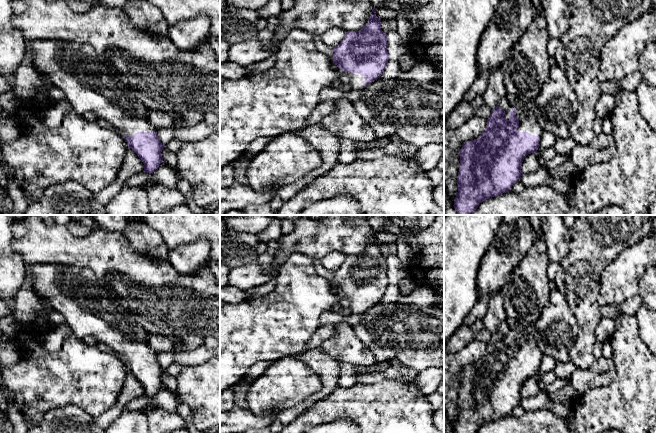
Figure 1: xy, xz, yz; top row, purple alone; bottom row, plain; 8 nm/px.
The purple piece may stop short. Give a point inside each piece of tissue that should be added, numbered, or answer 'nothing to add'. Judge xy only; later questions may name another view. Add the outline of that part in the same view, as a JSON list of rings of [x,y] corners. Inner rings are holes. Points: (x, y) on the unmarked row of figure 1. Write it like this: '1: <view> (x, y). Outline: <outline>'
1: xy (75, 292). Outline: [[[28,264],[26,273],[33,279],[39,298],[45,298],[79,338],[91,335],[124,359],[157,356],[146,337],[134,340],[103,340],[102,327],[111,319],[111,292],[85,267],[64,264]]]

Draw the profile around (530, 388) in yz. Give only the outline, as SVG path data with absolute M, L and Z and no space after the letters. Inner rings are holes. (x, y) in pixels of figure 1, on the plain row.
M531 377L524 382L521 389L521 396L522 398L530 398L537 395L540 391L538 380L535 377Z

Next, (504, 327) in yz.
M502 321L500 326L499 326L499 330L505 335L505 343L509 344L509 335L514 333L514 330L512 330L510 328L510 326L507 324L506 321Z

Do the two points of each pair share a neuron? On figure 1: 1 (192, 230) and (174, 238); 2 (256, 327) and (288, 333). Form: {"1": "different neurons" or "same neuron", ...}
{"1": "same neuron", "2": "same neuron"}

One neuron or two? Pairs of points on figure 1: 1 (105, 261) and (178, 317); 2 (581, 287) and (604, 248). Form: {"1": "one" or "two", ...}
{"1": "one", "2": "one"}

